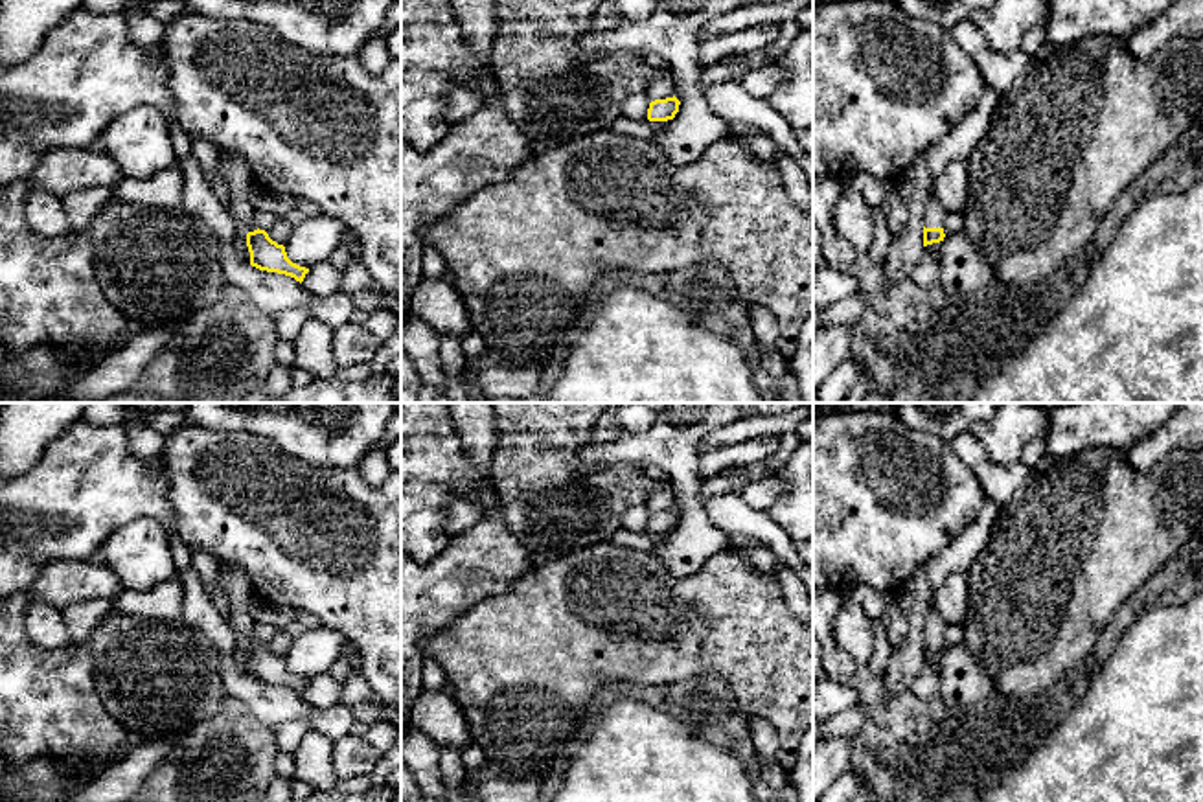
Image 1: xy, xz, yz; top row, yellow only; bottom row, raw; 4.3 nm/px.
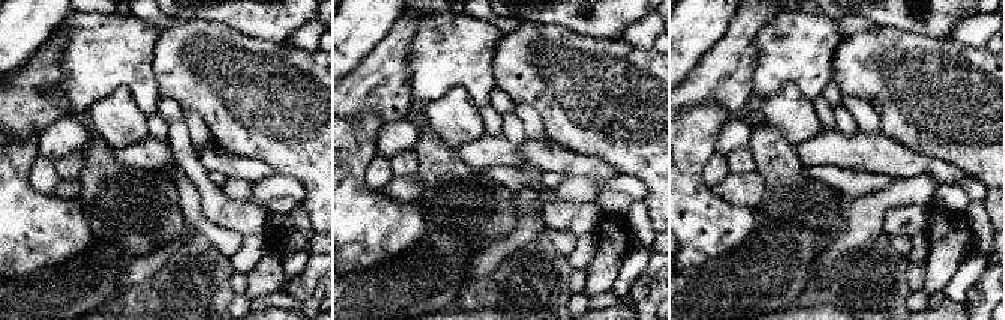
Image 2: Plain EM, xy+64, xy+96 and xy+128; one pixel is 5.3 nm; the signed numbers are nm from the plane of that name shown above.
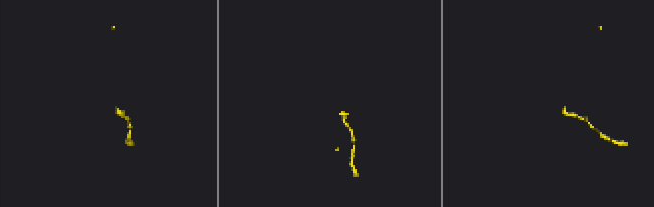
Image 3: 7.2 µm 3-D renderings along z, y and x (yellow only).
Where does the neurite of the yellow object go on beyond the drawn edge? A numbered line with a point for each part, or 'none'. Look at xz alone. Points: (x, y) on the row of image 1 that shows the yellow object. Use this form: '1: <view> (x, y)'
none

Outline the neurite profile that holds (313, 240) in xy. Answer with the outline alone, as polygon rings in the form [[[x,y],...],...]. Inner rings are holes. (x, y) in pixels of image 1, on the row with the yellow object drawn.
[[[324,213],[305,219],[292,228],[289,241],[283,245],[287,258],[309,269],[327,259],[349,230],[344,221]]]

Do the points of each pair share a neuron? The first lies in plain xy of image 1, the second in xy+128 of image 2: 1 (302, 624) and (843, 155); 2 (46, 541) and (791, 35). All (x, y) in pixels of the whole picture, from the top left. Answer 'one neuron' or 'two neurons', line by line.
1: one neuron
2: one neuron

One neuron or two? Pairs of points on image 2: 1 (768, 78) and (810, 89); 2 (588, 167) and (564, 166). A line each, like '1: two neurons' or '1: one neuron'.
1: one neuron
2: one neuron

